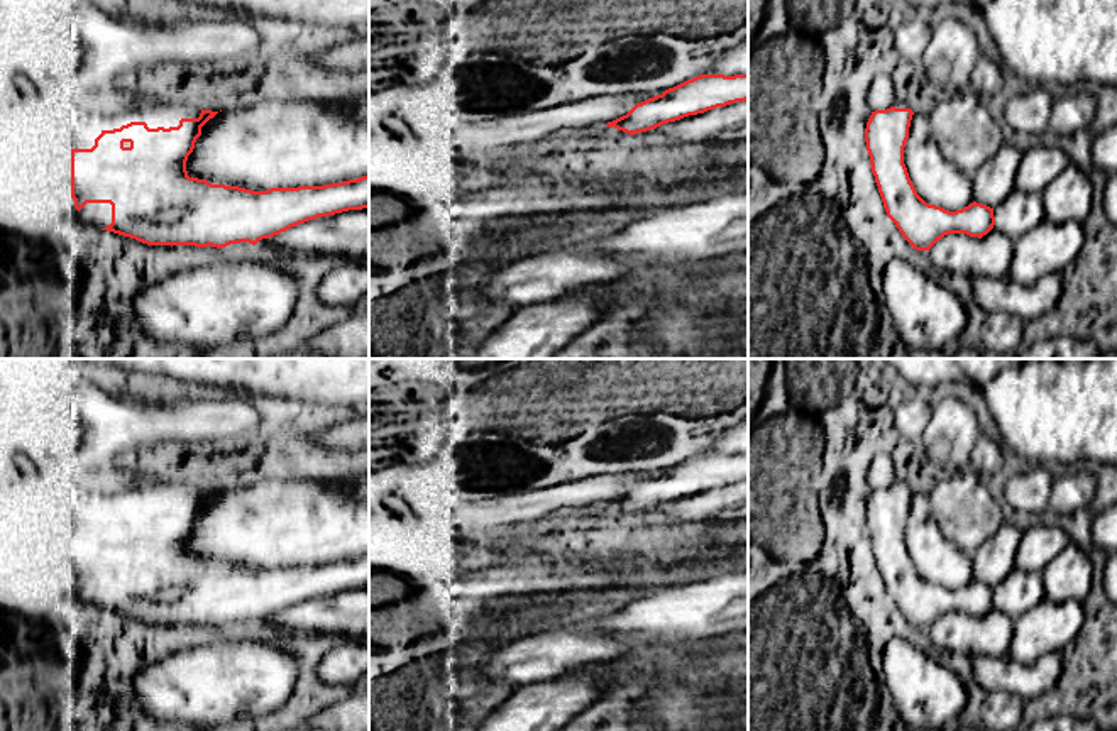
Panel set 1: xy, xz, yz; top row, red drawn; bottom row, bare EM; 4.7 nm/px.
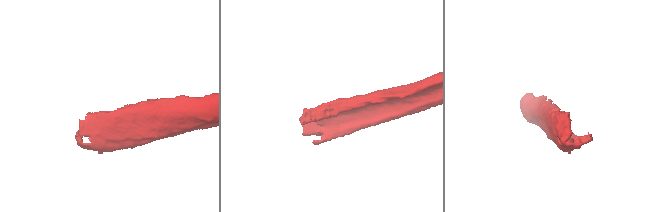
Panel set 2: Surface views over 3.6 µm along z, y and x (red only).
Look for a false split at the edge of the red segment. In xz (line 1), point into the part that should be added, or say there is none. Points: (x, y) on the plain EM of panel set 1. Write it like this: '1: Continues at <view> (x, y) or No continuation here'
1: No continuation here

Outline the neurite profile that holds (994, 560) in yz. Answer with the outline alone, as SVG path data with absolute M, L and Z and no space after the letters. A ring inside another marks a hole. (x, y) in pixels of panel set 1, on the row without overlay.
M1024 521L1019 525L1004 523L993 536L971 553L977 582L995 587L1015 569L1022 533Z

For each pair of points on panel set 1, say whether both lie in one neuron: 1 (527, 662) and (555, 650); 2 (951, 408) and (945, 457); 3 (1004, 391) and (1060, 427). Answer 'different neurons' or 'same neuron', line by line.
1: same neuron
2: same neuron
3: same neuron

